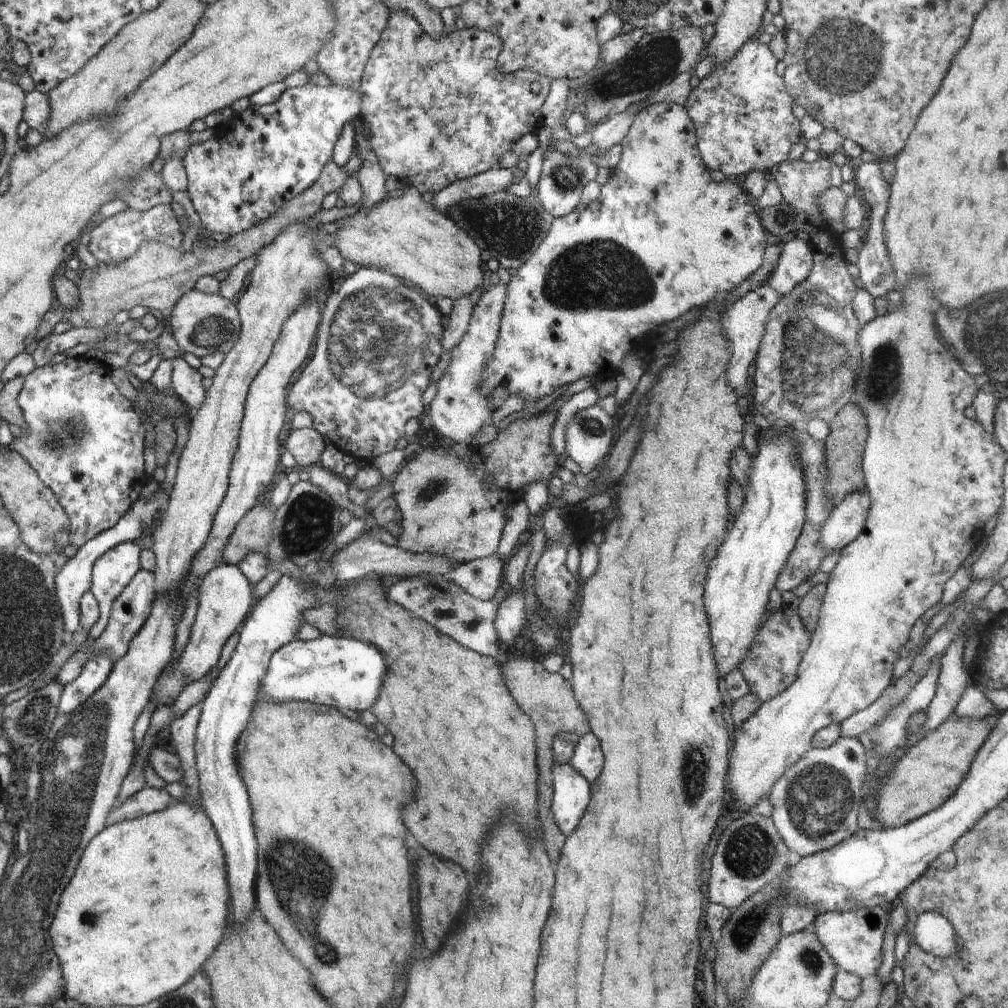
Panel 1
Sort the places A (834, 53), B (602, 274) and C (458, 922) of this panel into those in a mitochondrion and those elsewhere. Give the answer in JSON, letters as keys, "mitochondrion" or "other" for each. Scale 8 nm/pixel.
{"A":"mitochondrion","B":"mitochondrion","C":"other"}

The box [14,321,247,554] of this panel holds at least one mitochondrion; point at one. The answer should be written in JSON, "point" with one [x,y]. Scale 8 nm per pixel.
{"point":[65,434]}

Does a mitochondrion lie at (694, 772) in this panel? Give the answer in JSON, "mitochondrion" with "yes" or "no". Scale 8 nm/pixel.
{"mitochondrion":"yes"}

